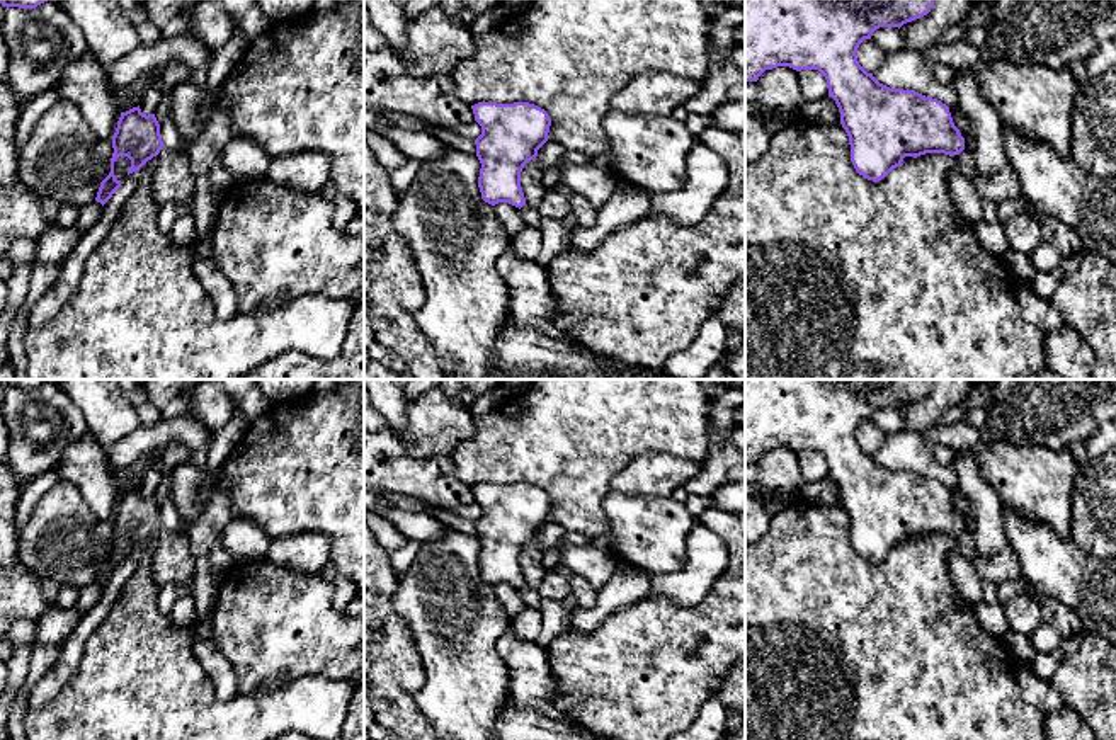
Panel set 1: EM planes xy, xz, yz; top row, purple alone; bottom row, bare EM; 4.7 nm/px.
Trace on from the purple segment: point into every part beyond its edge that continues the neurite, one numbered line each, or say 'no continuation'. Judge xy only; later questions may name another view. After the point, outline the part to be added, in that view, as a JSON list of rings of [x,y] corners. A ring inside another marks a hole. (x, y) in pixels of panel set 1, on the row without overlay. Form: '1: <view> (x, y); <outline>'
1: xy (172, 560); [[[163,527],[155,539],[153,573],[158,587],[175,583],[179,594],[192,594],[194,558],[184,532]]]

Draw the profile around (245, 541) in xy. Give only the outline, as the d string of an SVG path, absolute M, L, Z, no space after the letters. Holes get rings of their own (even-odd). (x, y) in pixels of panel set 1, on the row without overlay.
M233 517L221 532L221 541L235 565L245 565L265 558L270 538L252 521Z

